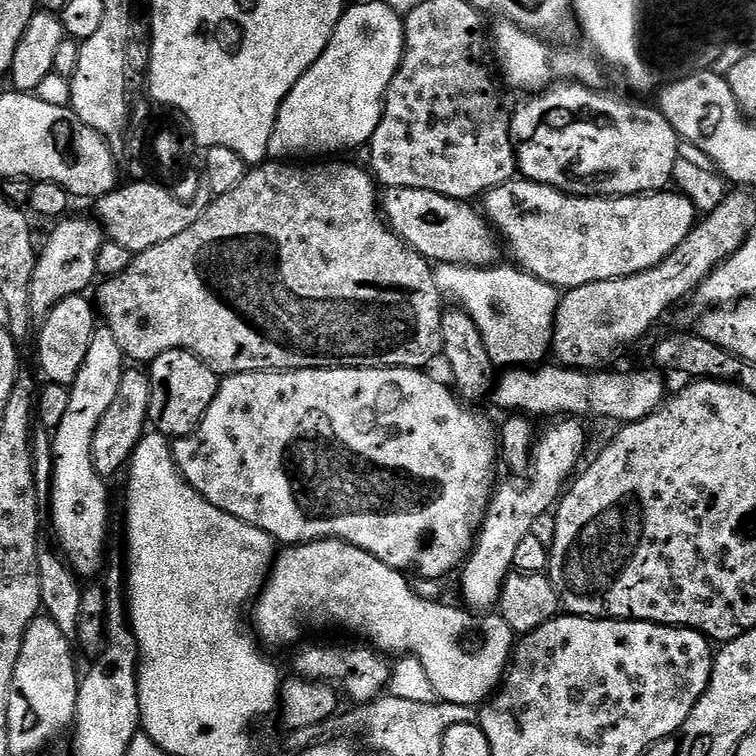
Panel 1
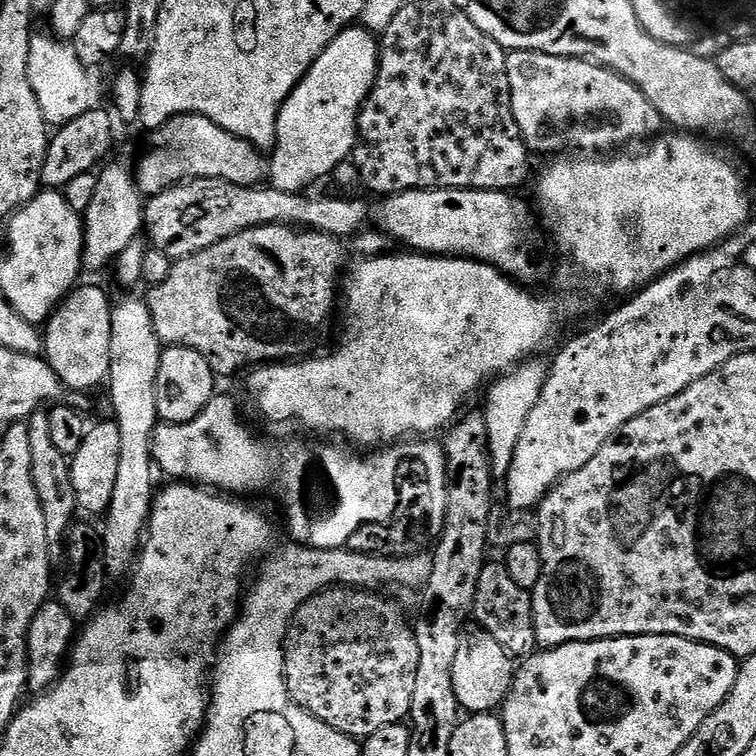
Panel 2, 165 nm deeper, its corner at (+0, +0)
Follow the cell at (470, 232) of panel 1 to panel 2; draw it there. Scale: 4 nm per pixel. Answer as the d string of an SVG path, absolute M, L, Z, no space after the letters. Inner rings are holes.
M189 179L182 184L173 184L156 196L147 197L143 231L151 247L164 251L171 258L179 258L209 248L259 224L299 226L304 230L326 232L337 238L349 238L369 223L370 208L360 200L308 195L312 194L283 192L271 186L231 184L222 179Z

